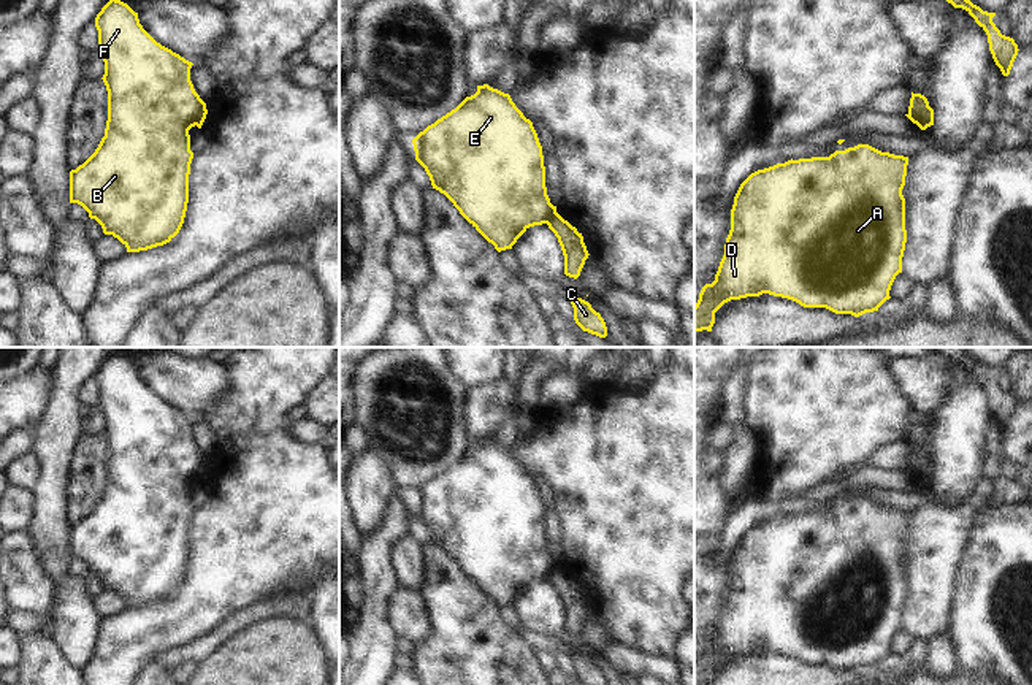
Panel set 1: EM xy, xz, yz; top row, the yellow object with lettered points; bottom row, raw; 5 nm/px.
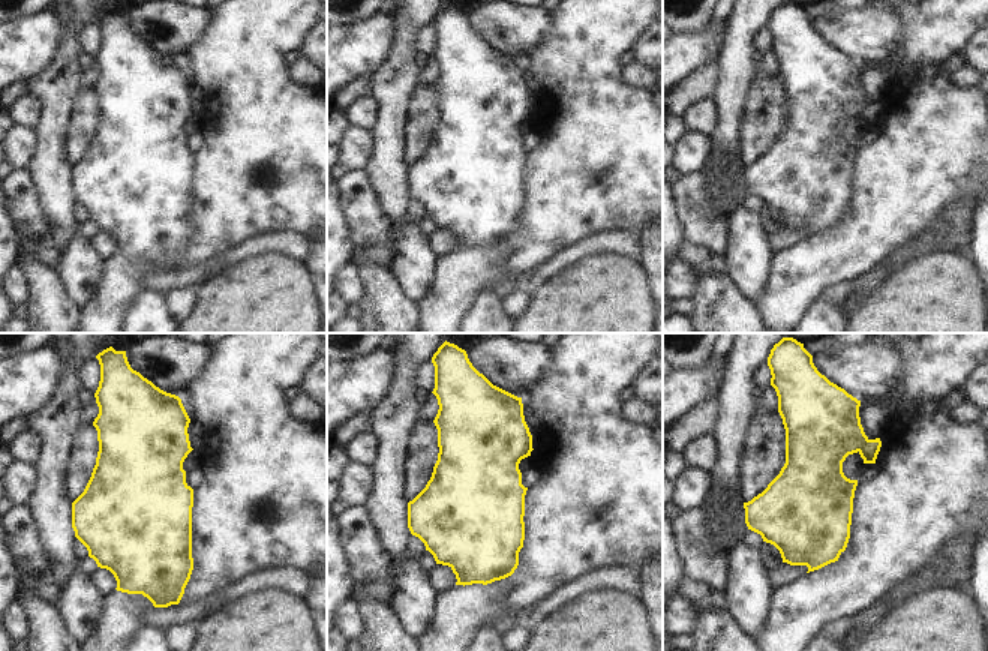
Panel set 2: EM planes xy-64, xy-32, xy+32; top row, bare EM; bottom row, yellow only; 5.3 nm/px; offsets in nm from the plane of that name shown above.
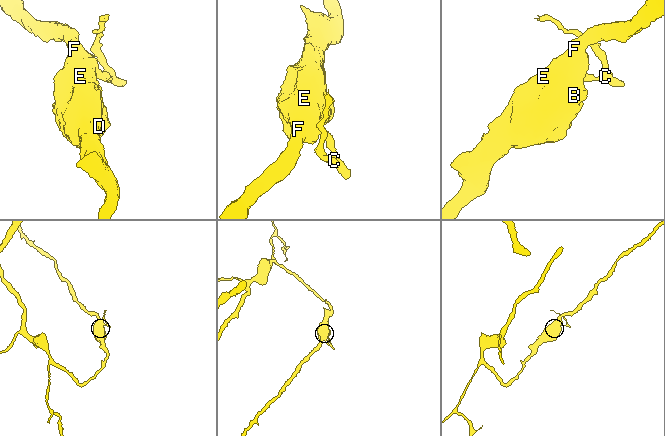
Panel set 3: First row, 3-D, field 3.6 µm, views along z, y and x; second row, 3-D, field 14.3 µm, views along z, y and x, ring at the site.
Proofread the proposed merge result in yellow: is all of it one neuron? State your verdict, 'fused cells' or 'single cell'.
fused cells

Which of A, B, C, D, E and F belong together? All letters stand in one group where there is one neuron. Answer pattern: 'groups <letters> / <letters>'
groups A B D E F / C

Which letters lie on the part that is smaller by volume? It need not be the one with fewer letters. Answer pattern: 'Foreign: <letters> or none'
Foreign: C

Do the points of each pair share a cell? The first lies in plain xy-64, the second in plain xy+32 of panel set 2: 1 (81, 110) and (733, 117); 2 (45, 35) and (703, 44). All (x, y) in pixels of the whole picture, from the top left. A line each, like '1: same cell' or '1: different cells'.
1: different cells
2: same cell

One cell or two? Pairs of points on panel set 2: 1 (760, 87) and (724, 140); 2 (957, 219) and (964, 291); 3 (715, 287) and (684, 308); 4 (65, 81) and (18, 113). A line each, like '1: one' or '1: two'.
1: two
2: two
3: two
4: two

